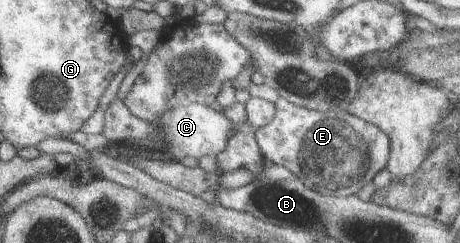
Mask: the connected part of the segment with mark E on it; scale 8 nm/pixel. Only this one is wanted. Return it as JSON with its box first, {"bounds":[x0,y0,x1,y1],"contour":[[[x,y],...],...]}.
{"bounds":[253,97,389,197],"contour":[[[281,97],[274,102],[273,119],[270,119],[269,123],[265,123],[263,127],[254,129],[253,135],[265,159],[285,167],[291,176],[301,179],[305,187],[313,186],[323,192],[339,191],[341,197],[357,193],[361,187],[365,187],[377,171],[386,167],[387,157],[389,157],[389,136],[376,125],[363,121],[359,117],[353,117],[345,110],[340,112],[310,110]]]}

